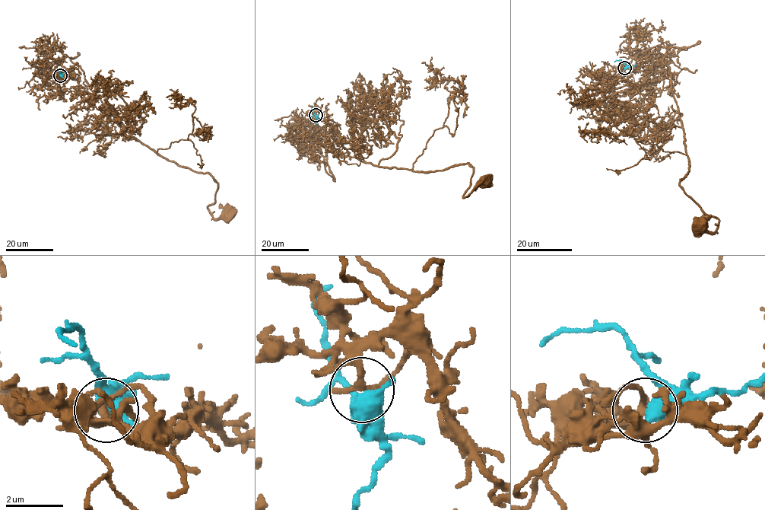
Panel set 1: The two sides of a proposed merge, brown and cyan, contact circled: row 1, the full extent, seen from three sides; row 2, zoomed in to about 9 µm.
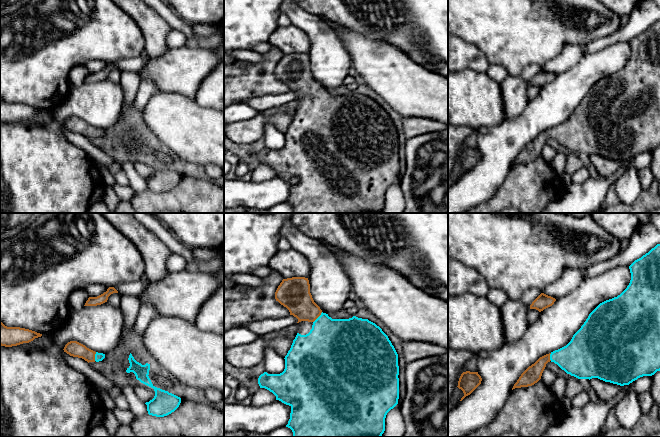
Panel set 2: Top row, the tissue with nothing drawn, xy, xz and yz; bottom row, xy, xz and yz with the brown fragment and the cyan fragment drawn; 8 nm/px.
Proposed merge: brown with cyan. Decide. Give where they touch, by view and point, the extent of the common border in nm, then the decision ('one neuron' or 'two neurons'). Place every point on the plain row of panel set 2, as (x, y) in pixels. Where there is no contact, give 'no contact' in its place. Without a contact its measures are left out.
xz (318, 92) | 120 nm | one neuron

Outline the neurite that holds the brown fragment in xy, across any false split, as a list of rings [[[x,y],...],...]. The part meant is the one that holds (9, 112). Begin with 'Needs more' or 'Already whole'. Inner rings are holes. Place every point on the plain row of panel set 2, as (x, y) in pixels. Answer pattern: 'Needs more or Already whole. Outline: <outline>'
Already whole. Outline: [[[0,97],[0,121],[5,123],[17,122],[23,119],[29,119],[42,110],[35,107],[20,104],[7,103]]]

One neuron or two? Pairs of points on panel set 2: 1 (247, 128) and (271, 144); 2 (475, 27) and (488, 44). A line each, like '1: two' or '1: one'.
1: two
2: one

